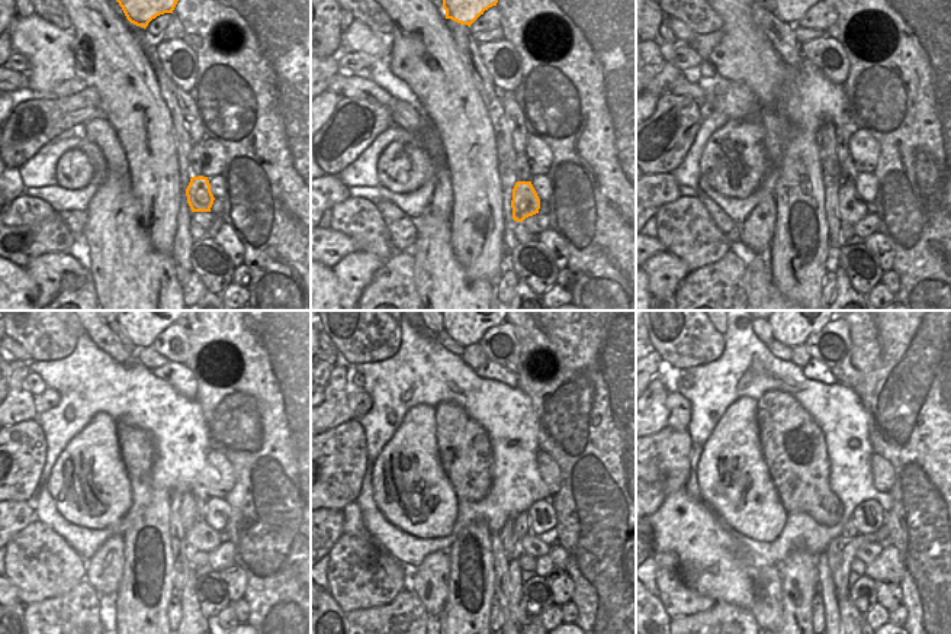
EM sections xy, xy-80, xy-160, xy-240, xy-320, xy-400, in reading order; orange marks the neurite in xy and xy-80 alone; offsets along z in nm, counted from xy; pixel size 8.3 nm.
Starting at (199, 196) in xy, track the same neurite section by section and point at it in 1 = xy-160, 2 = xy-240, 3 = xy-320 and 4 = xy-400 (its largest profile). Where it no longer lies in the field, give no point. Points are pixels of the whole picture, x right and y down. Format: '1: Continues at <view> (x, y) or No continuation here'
1: Continues at xy-160 (851, 208)
2: Continues at xy-240 (201, 536)
3: Continues at xy-320 (532, 544)
4: Continues at xy-400 (867, 553)

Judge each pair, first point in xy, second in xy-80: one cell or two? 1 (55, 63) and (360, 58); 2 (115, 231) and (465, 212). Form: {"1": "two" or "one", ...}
{"1": "two", "2": "two"}

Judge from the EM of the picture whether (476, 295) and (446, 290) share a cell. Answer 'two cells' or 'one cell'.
one cell

